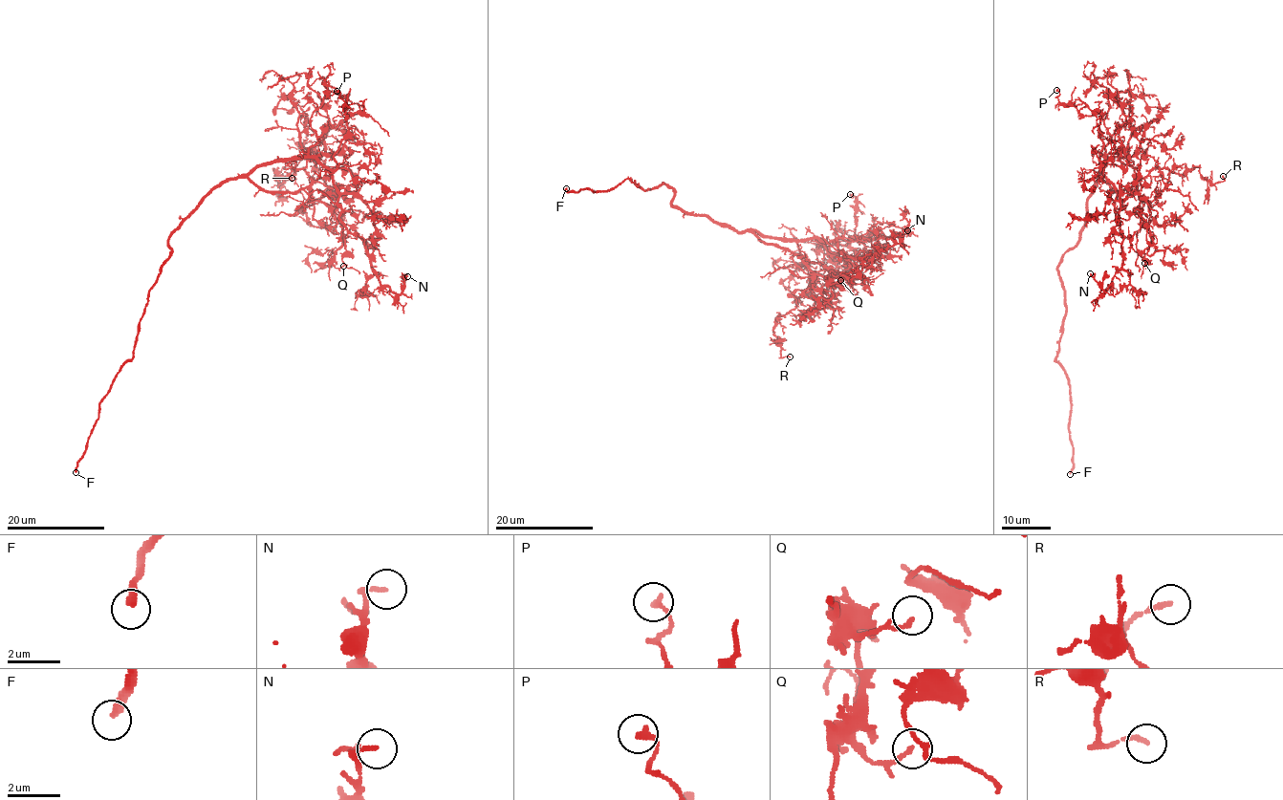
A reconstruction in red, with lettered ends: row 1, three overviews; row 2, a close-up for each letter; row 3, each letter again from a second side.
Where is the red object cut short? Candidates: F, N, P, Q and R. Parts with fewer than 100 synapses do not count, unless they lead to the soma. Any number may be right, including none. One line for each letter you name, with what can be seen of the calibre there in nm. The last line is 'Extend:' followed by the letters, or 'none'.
F: Thickness 280 nm
Extend: F

